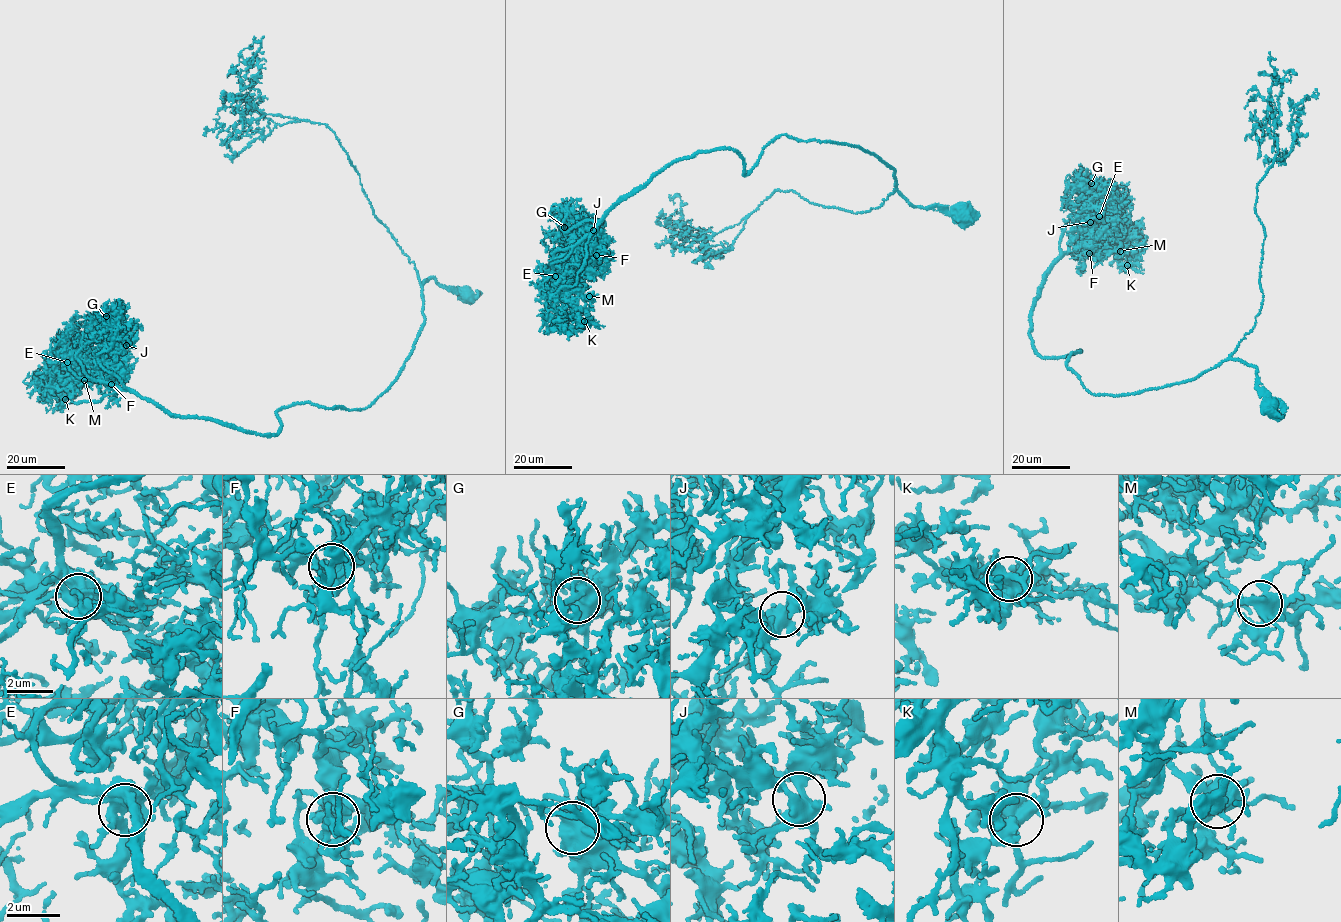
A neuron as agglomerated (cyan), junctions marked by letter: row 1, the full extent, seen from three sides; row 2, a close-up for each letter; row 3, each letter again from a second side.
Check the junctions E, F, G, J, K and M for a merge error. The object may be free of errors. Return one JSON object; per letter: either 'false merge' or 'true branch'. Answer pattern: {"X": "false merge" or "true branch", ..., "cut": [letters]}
{"E": "true branch", "F": "true branch", "G": "true branch", "J": "true branch", "K": "true branch", "M": "true branch", "cut": []}

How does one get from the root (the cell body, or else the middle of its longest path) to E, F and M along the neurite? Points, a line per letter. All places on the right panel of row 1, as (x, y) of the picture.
E: (1270, 407), (1238, 360), (1096, 395), (1065, 364), (1079, 349), (1033, 348), (1033, 301), (1099, 216)
F: (1270, 407), (1238, 360), (1096, 395), (1065, 364), (1079, 349), (1041, 356), (1030, 311), (1087, 209), (1089, 253)
M: (1270, 407), (1238, 360), (1096, 395), (1065, 364), (1079, 349), (1036, 351), (1033, 301), (1086, 216), (1120, 251)

